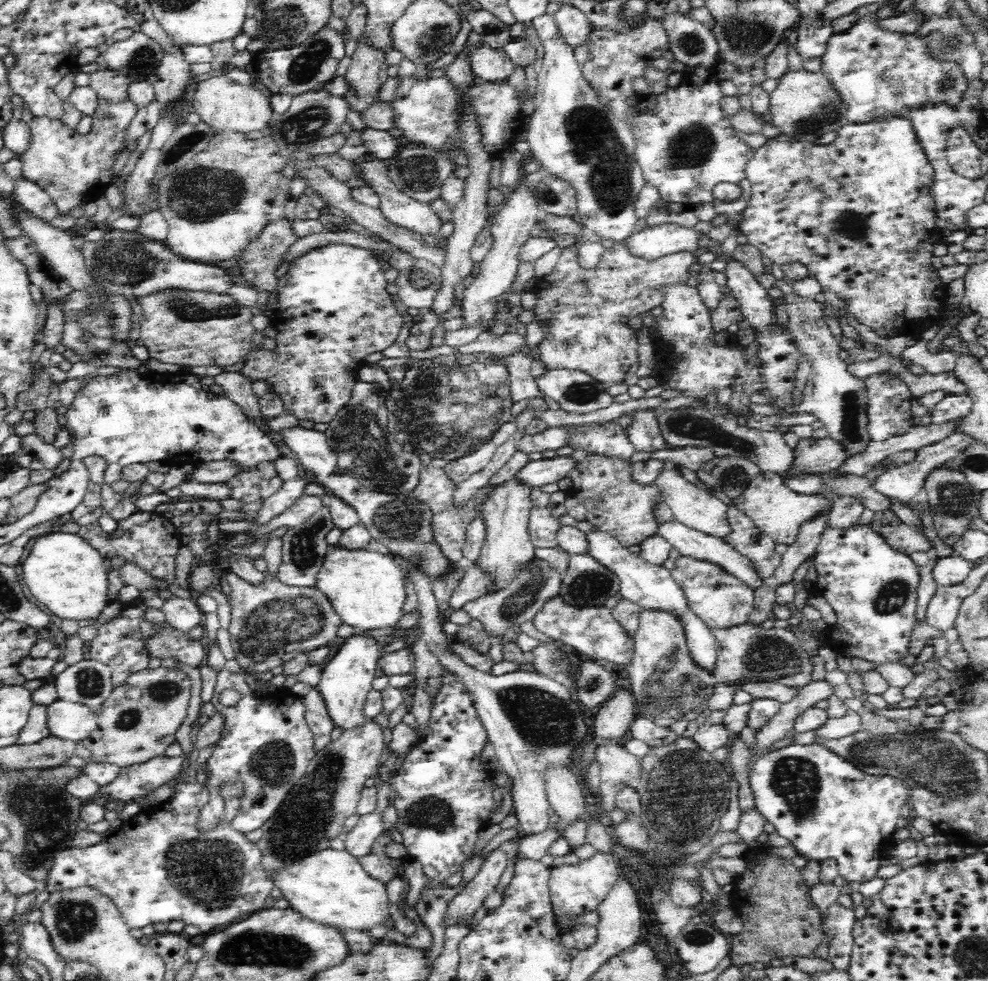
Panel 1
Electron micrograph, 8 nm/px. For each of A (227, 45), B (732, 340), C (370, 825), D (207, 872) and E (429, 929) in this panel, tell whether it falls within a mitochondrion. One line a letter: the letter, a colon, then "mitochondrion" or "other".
A: other
B: other
C: other
D: mitochondrion
E: other

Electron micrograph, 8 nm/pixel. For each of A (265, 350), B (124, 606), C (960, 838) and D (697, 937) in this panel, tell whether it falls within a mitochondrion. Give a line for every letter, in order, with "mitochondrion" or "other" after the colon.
A: other
B: other
C: other
D: mitochondrion

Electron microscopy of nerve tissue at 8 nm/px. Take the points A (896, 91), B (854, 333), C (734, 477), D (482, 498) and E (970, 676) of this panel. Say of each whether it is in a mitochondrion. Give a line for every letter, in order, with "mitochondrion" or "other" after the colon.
A: mitochondrion
B: other
C: mitochondrion
D: other
E: other

